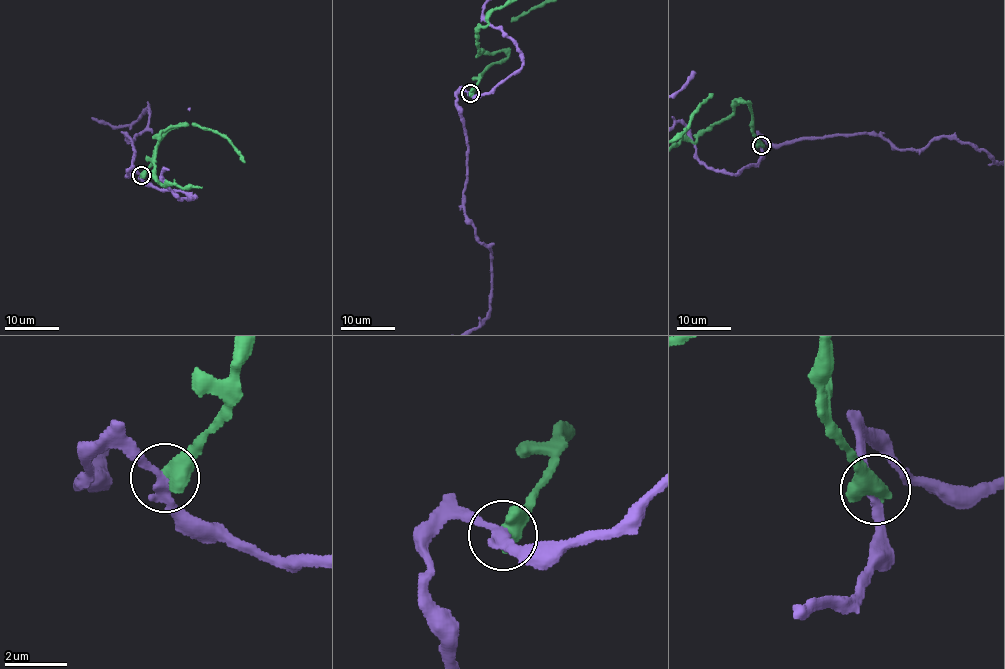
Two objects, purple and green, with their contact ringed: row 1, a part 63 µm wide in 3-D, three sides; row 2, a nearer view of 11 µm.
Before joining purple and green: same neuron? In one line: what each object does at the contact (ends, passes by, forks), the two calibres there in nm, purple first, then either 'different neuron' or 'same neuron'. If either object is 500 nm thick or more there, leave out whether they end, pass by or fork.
280 nm thick on the purple side, 650 nm on the other; different neuron

